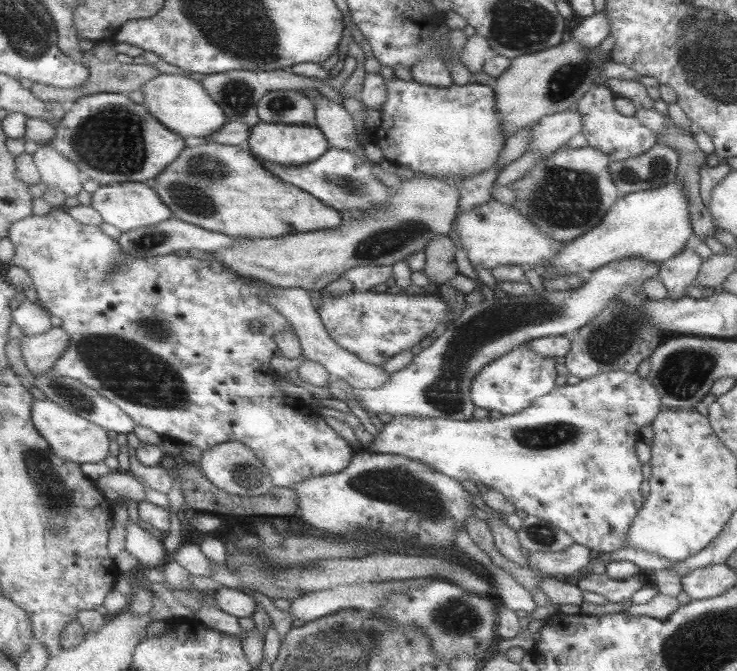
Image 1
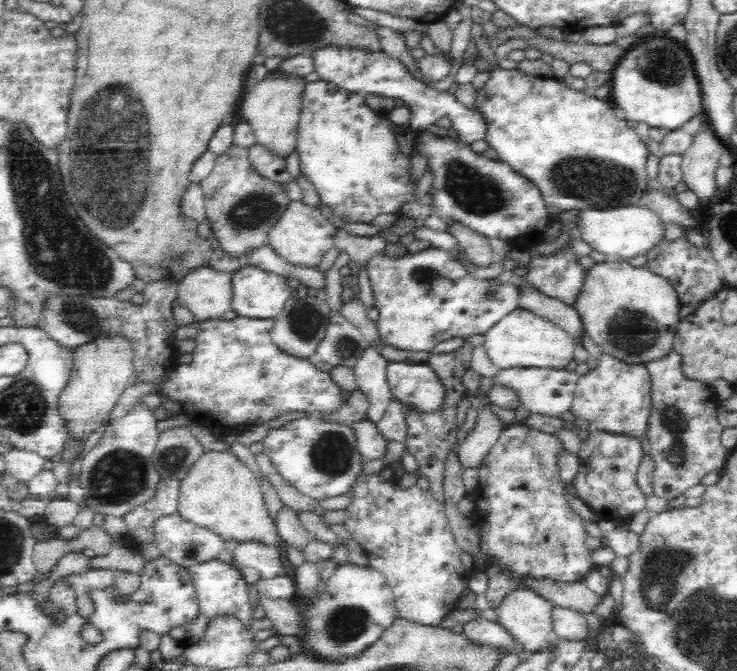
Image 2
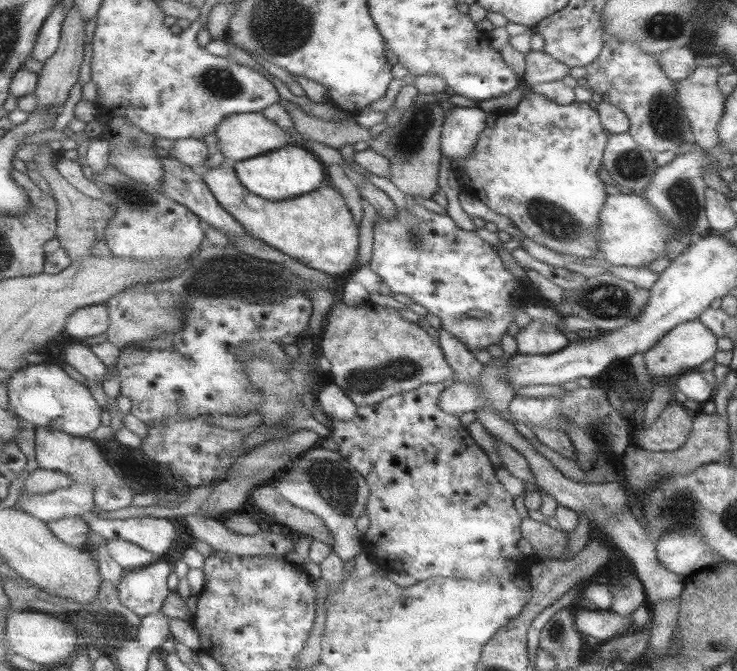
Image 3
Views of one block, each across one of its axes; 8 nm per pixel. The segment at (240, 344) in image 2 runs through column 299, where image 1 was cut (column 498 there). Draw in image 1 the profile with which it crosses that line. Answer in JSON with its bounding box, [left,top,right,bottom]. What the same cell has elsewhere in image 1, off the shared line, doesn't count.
[472,343,555,415]

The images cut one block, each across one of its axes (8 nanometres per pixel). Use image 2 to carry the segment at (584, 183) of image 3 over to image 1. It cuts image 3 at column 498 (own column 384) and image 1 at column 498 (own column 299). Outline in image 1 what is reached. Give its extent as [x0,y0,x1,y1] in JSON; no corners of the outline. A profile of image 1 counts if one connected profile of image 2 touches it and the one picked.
[372,77,505,179]

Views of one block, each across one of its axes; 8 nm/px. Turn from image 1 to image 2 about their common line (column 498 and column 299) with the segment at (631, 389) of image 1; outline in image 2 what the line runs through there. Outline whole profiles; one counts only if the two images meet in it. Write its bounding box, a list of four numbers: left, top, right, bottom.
[263,414,363,502]

